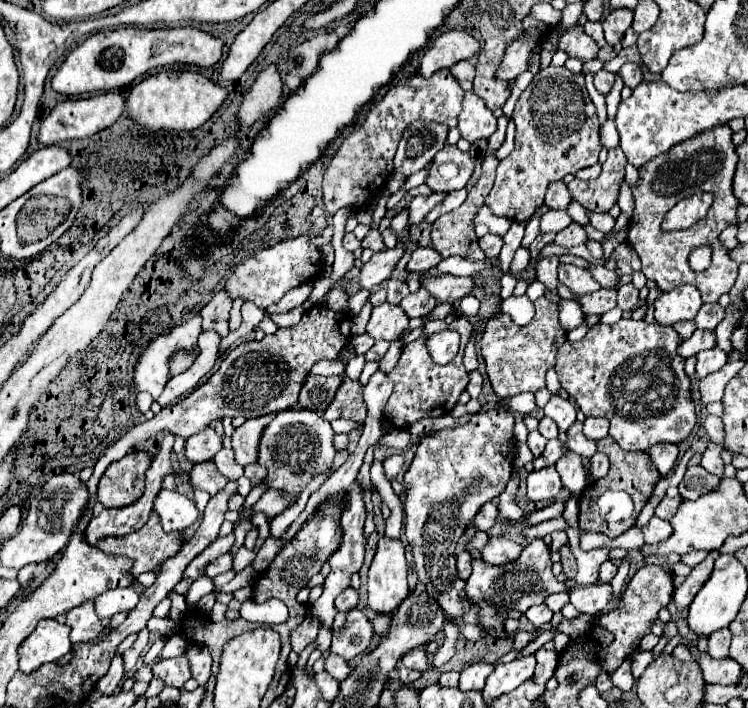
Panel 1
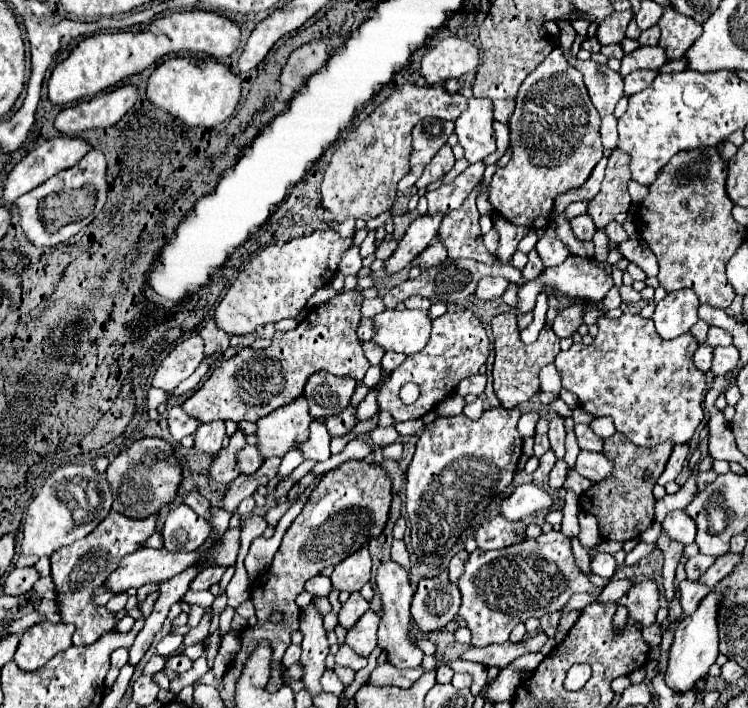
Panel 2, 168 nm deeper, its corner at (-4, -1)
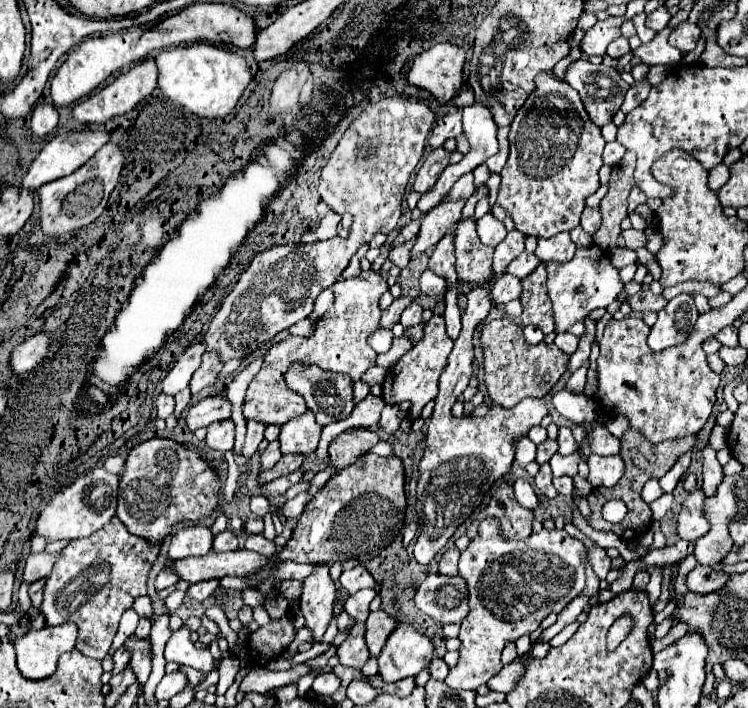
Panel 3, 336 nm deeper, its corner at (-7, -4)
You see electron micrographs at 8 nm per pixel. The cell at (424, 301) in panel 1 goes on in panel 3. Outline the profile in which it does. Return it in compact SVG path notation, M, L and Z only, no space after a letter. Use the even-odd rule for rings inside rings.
M413 301L403 313L401 313L401 325L403 327L413 327L413 325L419 325L419 319L421 319L421 313L423 313L423 307Z

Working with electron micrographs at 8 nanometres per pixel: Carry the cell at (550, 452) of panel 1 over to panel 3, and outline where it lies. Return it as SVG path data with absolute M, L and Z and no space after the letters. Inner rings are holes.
M541 465L541 469L539 469L539 473L535 475L535 487L545 495L545 497L549 497L549 499L555 499L557 497L557 491L555 491L555 487L553 487L553 483L551 483L551 467L549 465Z

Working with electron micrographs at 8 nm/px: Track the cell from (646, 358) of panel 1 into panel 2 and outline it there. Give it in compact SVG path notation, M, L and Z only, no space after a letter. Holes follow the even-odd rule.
M624 312L618 320L598 320L598 334L592 344L572 344L568 350L556 356L556 368L562 378L562 388L578 396L580 408L592 416L610 416L616 432L624 434L636 446L656 446L660 442L684 444L700 426L704 412L704 390L706 378L694 362L692 354L698 348L696 338L686 332L674 340L664 340L656 334L652 318L642 318Z

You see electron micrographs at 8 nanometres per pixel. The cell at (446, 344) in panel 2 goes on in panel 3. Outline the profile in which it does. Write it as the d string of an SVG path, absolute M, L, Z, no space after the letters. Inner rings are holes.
M433 315L429 319L429 323L425 325L423 331L423 339L411 347L389 371L387 377L383 381L383 399L385 403L401 403L401 401L411 401L411 409L409 415L411 419L417 419L421 409L433 401L437 397L437 383L439 383L439 375L447 365L447 359L453 349L453 341L449 339L449 335L445 333L445 321L441 315Z

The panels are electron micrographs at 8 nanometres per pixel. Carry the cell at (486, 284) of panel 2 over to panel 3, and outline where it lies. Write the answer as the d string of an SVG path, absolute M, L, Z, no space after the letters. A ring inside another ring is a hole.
M501 275L497 277L493 289L491 289L491 299L497 305L505 305L513 299L519 299L523 287L521 287L521 279L515 275Z

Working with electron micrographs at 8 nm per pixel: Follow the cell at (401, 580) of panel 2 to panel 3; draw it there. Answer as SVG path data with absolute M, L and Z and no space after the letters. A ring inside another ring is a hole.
M401 623L391 639L387 639L379 661L379 675L385 683L395 683L405 677L415 677L427 669L433 659L433 643L407 623Z

